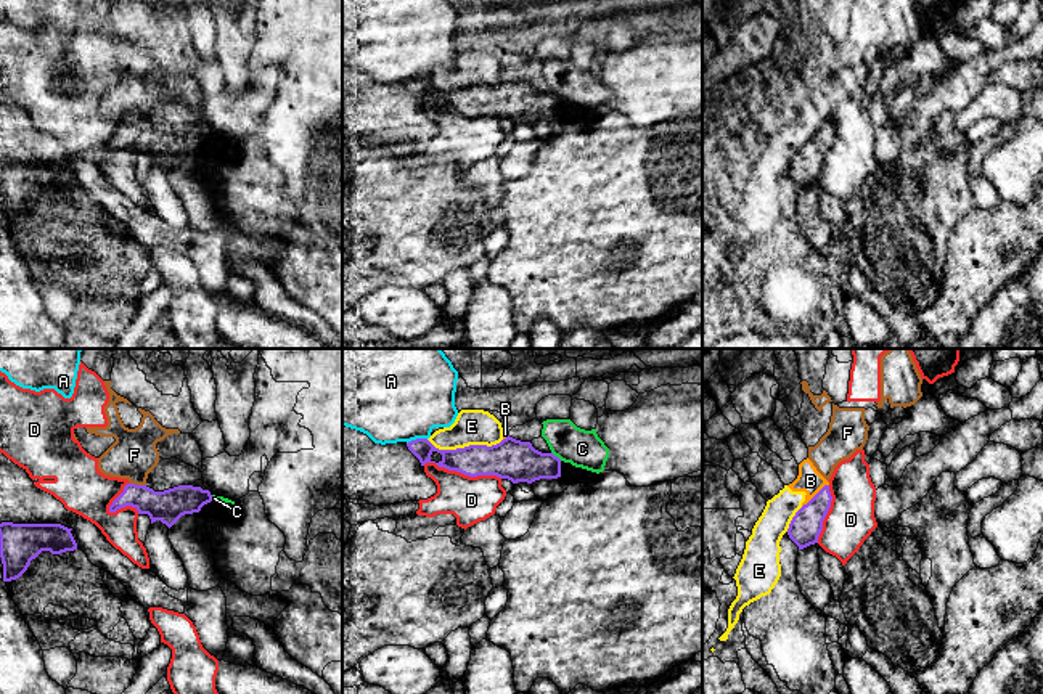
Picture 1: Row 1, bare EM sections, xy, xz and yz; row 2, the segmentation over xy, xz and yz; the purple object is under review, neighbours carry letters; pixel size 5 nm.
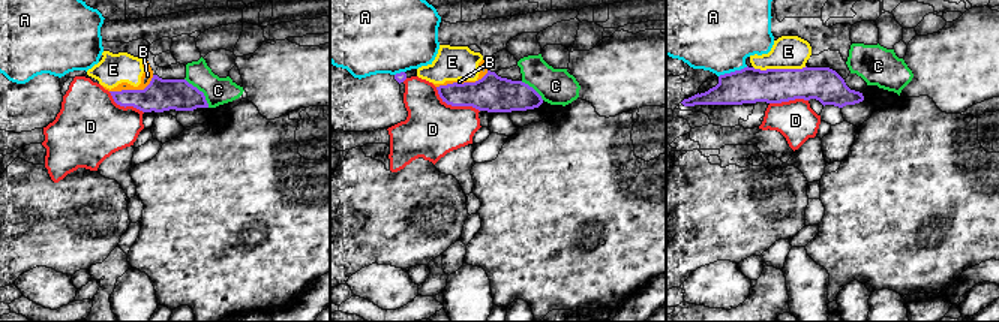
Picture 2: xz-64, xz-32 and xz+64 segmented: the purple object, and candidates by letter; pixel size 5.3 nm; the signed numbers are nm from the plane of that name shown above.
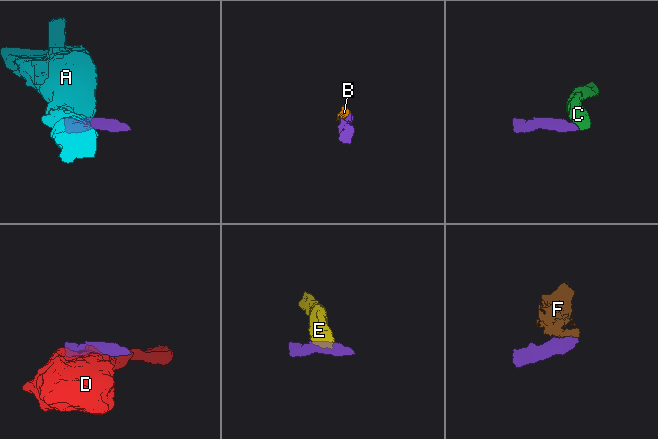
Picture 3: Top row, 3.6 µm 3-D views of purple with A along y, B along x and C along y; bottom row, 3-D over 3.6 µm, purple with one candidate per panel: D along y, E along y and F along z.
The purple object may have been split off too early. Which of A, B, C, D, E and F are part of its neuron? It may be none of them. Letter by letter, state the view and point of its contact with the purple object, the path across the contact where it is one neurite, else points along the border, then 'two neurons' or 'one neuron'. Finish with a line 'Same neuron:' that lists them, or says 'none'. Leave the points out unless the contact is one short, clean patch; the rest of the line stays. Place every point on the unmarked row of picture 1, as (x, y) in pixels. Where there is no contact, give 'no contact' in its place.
A: xz (417, 79) | along xz (426, 77), (417, 77), (407, 84) | two neurons
B: yz (817, 134) | along yz (828, 124), (802, 146) | two neurons
C: xz (556, 97) | along xz (552, 92), (561, 100) | two neurons
D: xz (462, 113) | along xz (423, 105), (434, 103), (470, 116), (497, 116), (500, 119) | two neurons
E: xz (465, 87) | along xz (426, 79), (439, 89), (495, 85), (503, 79) | two neurons
F: xy (139, 126) | two neurons
Same neuron: none

